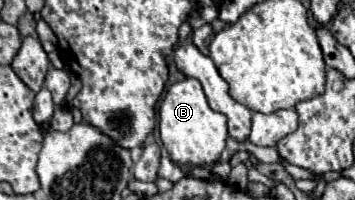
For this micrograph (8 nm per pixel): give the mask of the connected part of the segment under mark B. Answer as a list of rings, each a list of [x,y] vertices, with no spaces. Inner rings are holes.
[[[182,79],[166,91],[160,105],[160,139],[174,163],[182,167],[210,167],[220,159],[226,137],[226,115],[210,109],[198,79]]]

